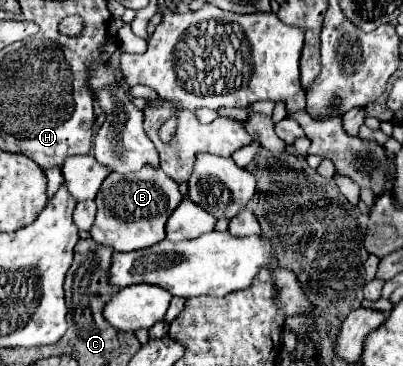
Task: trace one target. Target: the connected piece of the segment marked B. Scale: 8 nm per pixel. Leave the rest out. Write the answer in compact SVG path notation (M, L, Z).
M142 167L130 175L110 173L98 195L98 215L90 229L90 235L96 243L110 245L114 251L138 251L142 247L152 247L166 237L166 219L178 207L184 195L178 189L178 183L170 179L162 169Z

